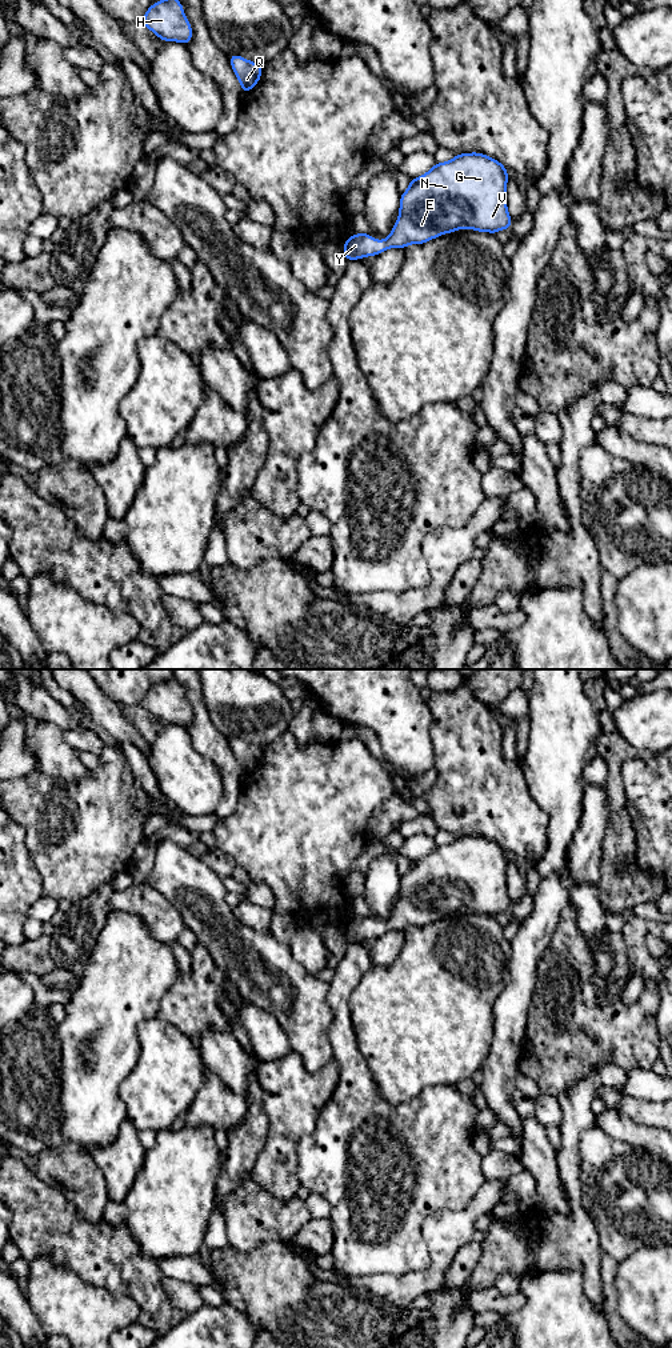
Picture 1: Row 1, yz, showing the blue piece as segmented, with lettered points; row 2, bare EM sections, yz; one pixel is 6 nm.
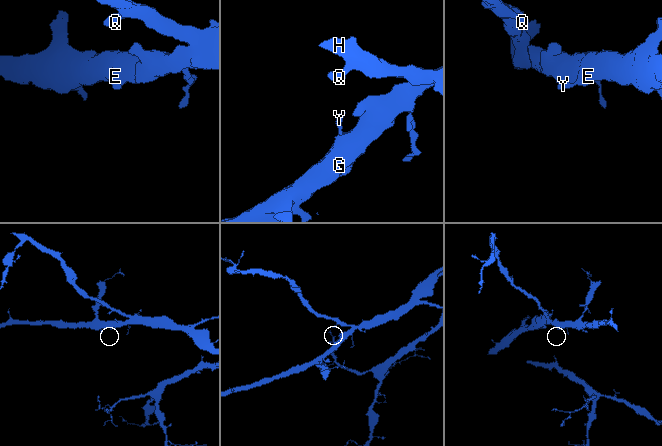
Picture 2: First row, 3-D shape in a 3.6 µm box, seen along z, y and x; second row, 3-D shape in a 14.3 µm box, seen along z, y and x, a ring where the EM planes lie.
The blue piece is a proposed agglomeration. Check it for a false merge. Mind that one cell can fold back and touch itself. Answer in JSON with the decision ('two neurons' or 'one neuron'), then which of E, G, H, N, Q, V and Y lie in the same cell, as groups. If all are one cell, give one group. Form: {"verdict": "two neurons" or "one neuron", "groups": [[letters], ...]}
{"verdict": "one neuron", "groups": [["E", "G", "H", "N", "Q", "V", "Y"]]}

